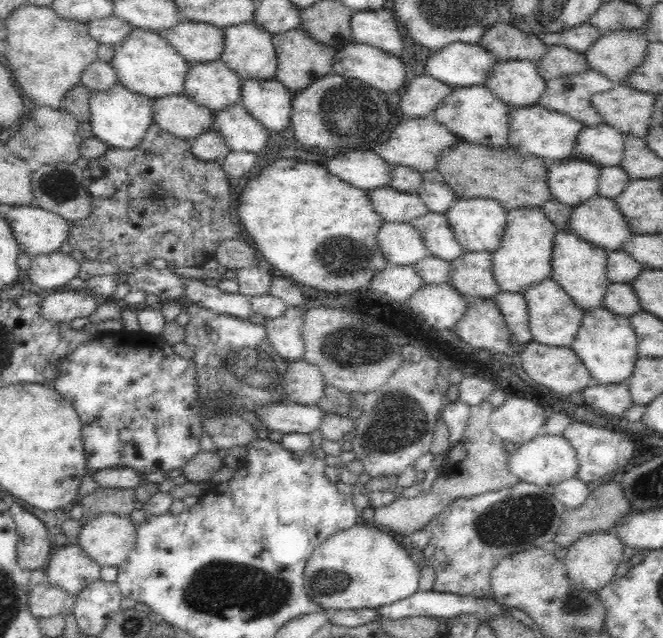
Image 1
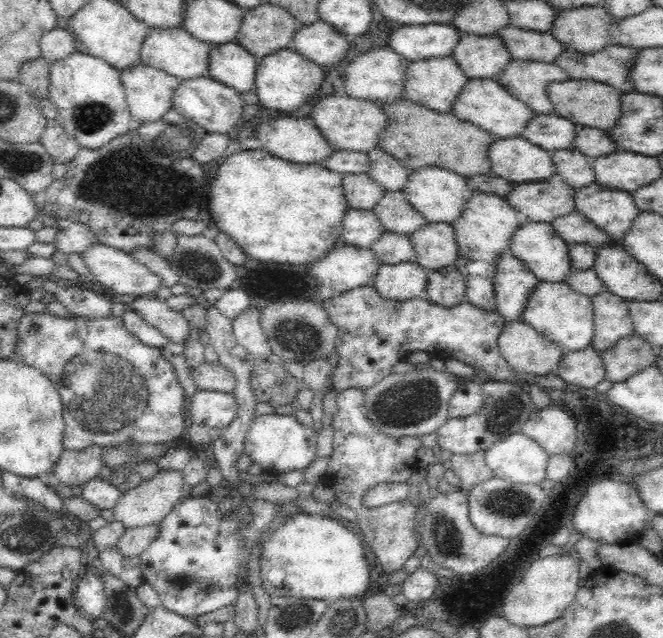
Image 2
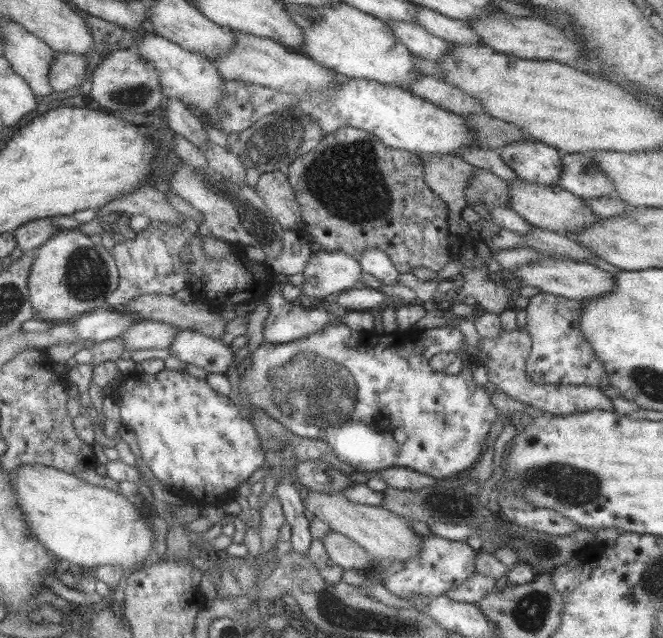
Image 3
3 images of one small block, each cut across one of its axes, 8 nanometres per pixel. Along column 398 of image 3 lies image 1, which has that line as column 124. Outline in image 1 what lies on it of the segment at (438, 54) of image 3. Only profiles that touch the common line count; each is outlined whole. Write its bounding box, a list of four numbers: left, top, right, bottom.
[88,16,134,46]

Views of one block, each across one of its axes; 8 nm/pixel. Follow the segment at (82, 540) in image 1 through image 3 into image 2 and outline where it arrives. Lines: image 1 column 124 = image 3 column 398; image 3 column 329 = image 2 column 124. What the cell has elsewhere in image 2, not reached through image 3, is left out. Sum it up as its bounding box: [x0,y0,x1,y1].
[114,472,184,528]

